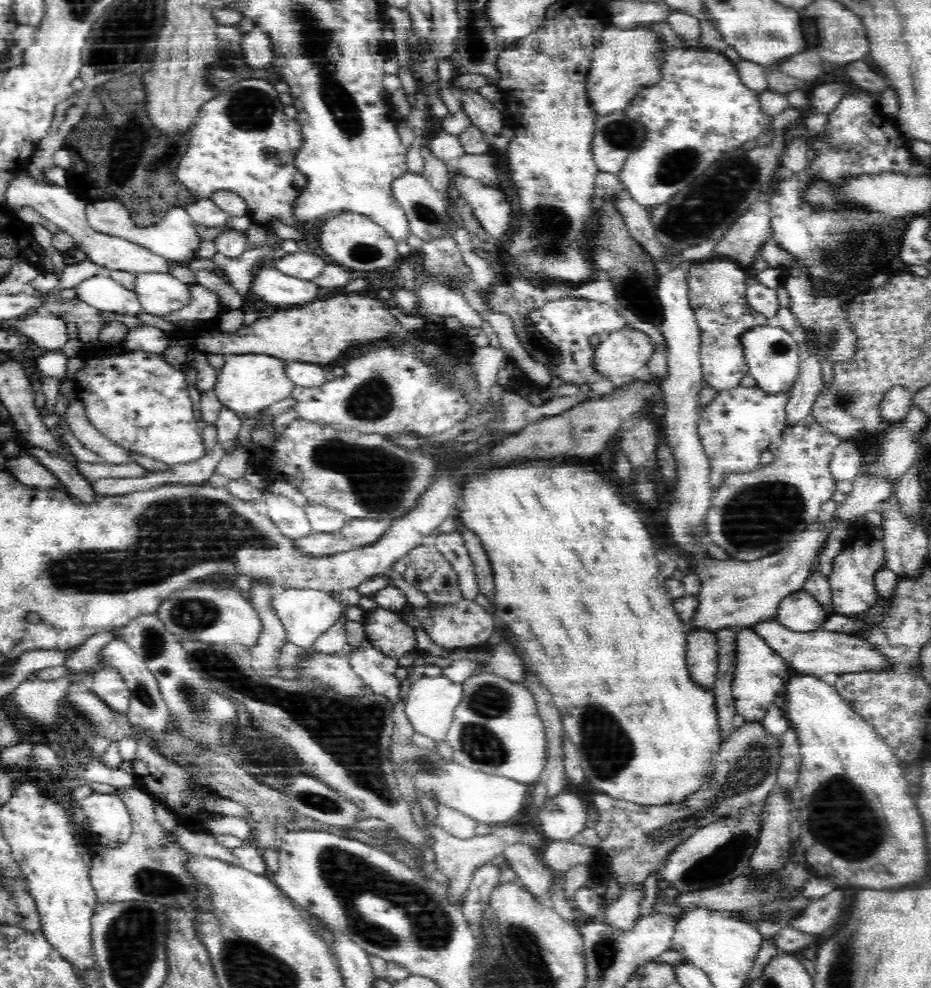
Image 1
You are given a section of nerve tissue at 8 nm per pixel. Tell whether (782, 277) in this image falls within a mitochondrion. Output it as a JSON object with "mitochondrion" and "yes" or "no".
{"mitochondrion":"no"}

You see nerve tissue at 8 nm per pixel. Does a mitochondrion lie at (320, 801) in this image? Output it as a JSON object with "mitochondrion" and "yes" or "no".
{"mitochondrion":"yes"}

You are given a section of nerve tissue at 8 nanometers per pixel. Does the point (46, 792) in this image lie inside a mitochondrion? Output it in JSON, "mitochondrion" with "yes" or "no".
{"mitochondrion":"no"}

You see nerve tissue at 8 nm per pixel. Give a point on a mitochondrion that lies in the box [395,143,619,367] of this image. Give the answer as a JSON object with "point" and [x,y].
{"point":[547,227]}

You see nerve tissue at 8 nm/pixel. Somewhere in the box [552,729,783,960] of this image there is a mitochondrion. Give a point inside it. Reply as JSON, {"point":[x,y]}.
{"point":[714,866]}

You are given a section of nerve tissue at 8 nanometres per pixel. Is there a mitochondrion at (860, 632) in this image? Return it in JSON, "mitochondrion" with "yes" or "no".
{"mitochondrion":"no"}

